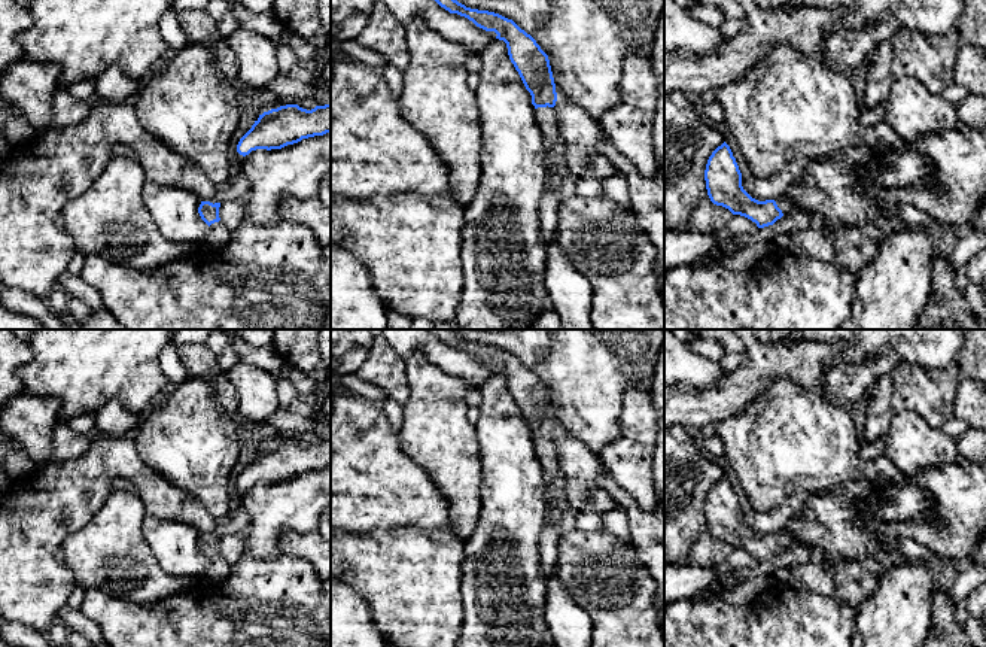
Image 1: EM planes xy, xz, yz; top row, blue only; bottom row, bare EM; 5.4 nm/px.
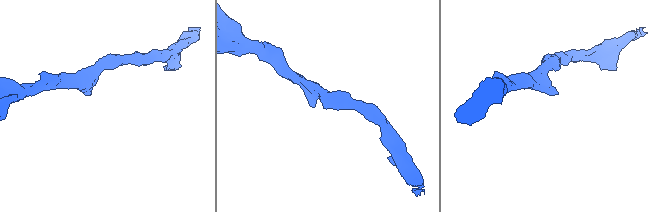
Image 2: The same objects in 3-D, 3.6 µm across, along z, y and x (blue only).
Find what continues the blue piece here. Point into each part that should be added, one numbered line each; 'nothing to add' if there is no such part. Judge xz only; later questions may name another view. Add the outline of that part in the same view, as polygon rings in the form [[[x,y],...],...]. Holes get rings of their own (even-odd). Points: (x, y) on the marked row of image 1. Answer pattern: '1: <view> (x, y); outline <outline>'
1: xz (545, 117); outline [[[538,107],[535,109],[535,115],[544,137],[545,149],[548,152],[562,140],[556,118],[556,107]]]

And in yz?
1: yz (785, 204); outline [[[783,197],[776,200],[776,204],[782,210],[782,213],[788,213],[792,209],[792,201]]]

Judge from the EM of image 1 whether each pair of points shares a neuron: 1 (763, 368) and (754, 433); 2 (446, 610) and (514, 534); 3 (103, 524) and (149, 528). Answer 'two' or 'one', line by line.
1: two
2: two
3: two

